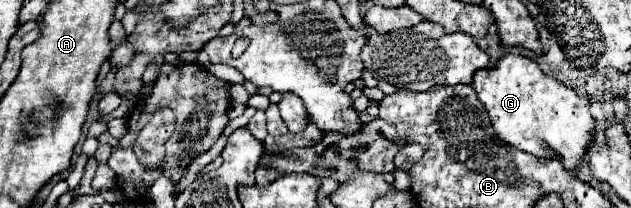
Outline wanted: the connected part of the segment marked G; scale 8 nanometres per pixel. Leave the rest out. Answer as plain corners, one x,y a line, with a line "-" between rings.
507,53
495,67
475,71
471,85
487,109
493,129
501,141
535,157
561,157
569,171
583,163
581,157
591,141
593,129
589,99
585,95
577,95
555,77
543,73
537,61

